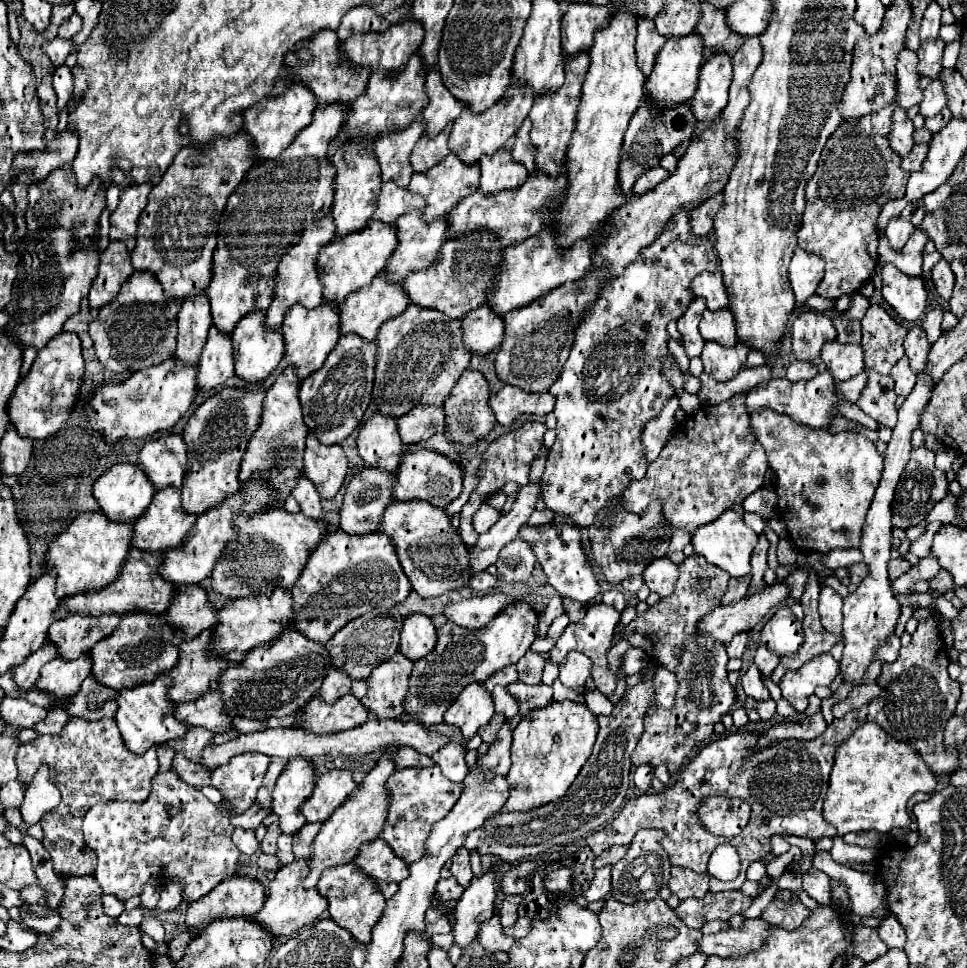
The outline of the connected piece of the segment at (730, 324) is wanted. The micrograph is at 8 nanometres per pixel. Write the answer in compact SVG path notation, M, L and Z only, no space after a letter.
M728 308L706 310L700 320L700 334L704 340L718 342L720 346L736 346L738 336L734 330L734 316Z

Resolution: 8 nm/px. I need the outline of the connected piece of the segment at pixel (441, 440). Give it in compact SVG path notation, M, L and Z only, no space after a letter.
M436 434L436 436L432 436L428 442L416 442L416 446L404 446L404 452L420 450L420 448L432 448L432 450L436 450L436 452L440 452L440 454L450 456L452 460L460 460L458 450L456 450L448 440L446 440L444 434Z

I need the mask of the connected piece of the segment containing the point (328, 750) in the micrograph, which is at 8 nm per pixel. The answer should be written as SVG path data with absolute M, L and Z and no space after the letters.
M370 718L364 722L364 726L356 726L352 730L344 732L334 732L334 734L312 734L300 728L268 728L252 734L240 734L234 740L228 740L224 744L208 744L202 750L202 760L210 770L216 770L216 766L222 766L228 762L232 756L242 754L242 752L262 752L268 756L278 756L284 760L290 760L292 756L302 756L306 760L312 760L314 756L320 754L332 754L332 756L364 756L370 754L378 748L388 748L394 744L400 746L412 746L414 750L432 756L438 748L442 748L448 742L448 738L424 730L424 726L416 722L402 722L402 720L380 720L380 718Z

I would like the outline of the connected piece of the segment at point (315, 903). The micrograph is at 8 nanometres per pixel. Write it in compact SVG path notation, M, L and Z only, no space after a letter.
M296 858L290 864L284 864L274 880L268 886L268 896L266 902L260 910L260 914L256 914L256 920L262 926L268 926L268 930L274 936L290 936L294 932L298 932L302 926L306 926L308 922L320 918L320 914L326 910L328 902L324 902L324 896L316 894L316 888L312 890L304 890L304 878L308 876L308 858Z

